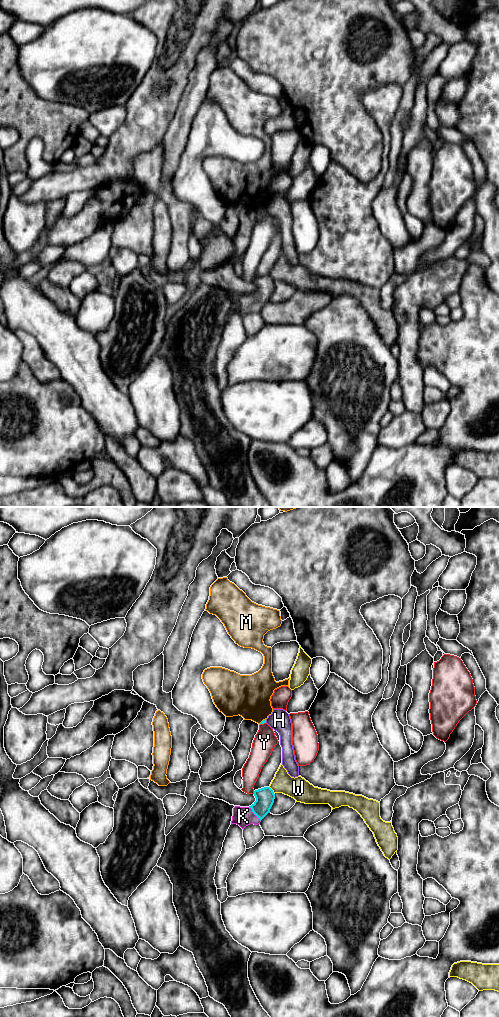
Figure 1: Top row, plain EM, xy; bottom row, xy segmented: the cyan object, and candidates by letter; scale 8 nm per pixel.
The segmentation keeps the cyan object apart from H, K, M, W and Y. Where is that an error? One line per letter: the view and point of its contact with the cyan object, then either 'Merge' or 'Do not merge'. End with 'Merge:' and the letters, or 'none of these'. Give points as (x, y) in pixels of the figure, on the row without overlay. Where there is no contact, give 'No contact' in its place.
H: Touches cyan at xy (265, 209). Do not merge
K: Touches cyan at xy (254, 301). Merge
M: Touches cyan at xy (263, 208). Do not merge
W: Touches cyan at xy (271, 277). Do not merge
Y: Touches cyan at xy (254, 280). Do not merge
Merge: K

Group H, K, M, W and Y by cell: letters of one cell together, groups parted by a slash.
H / K / M / W / Y

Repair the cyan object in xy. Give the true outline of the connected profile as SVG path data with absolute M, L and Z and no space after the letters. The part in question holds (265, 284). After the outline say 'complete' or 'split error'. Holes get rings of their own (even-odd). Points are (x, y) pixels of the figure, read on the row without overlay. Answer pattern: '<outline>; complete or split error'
M270 275L254 279L256 289L249 295L235 294L231 312L239 313L243 318L250 312L258 313L270 301L274 291L275 282Z; split error

